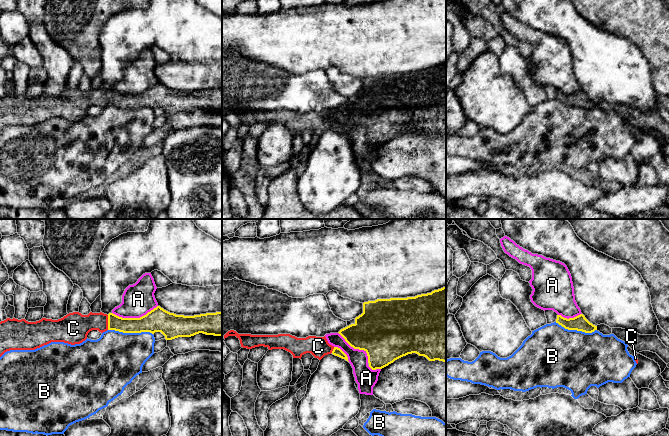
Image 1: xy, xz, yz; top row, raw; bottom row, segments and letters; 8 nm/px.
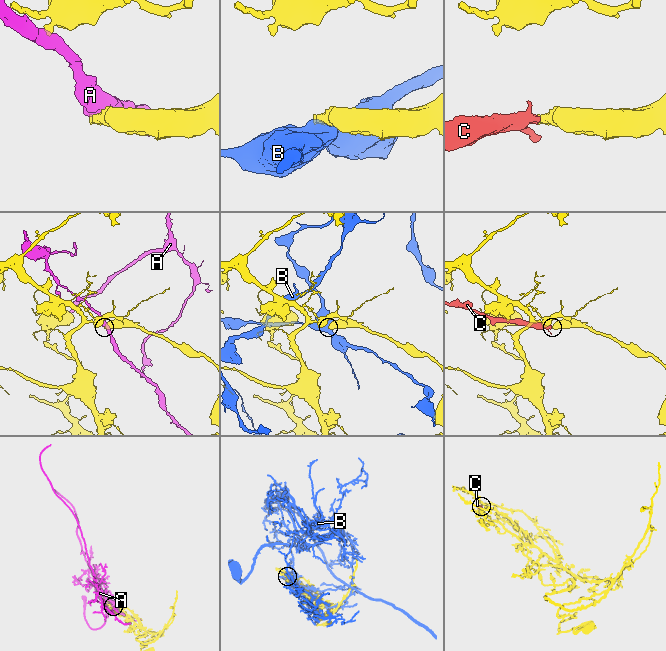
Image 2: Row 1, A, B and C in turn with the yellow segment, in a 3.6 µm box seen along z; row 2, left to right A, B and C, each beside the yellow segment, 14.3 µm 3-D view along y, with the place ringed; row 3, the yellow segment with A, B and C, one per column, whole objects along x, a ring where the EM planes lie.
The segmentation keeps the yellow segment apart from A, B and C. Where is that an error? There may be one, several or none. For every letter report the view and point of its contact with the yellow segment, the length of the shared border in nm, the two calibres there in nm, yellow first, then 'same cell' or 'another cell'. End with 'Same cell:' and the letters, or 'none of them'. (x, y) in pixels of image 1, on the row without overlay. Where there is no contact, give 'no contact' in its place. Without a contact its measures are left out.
A: meets yellow in xy at (134, 94); contact 380 nm long; 190 nm thick on the yellow side, 260 nm on the other; another cell
B: meets yellow in xy at (130, 108); contact 360 nm long; 190 nm thick on the yellow side, 420 nm on the other; another cell
C: meets yellow in xy at (108, 98); contact 120 nm long; 130 nm thick on the yellow side, 200 nm on the other; same cell
Same cell: C

